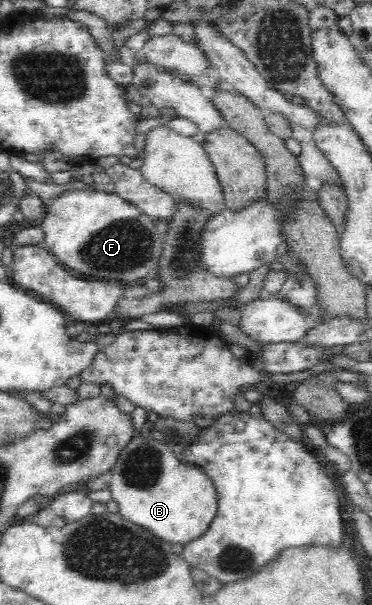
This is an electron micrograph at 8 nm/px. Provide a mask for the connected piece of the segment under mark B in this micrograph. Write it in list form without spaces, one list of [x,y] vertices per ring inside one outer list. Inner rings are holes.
[[[137,433],[106,477],[122,518],[144,526],[170,544],[188,544],[200,538],[216,516],[217,492],[210,477],[202,469],[181,461],[169,445],[151,436]]]

